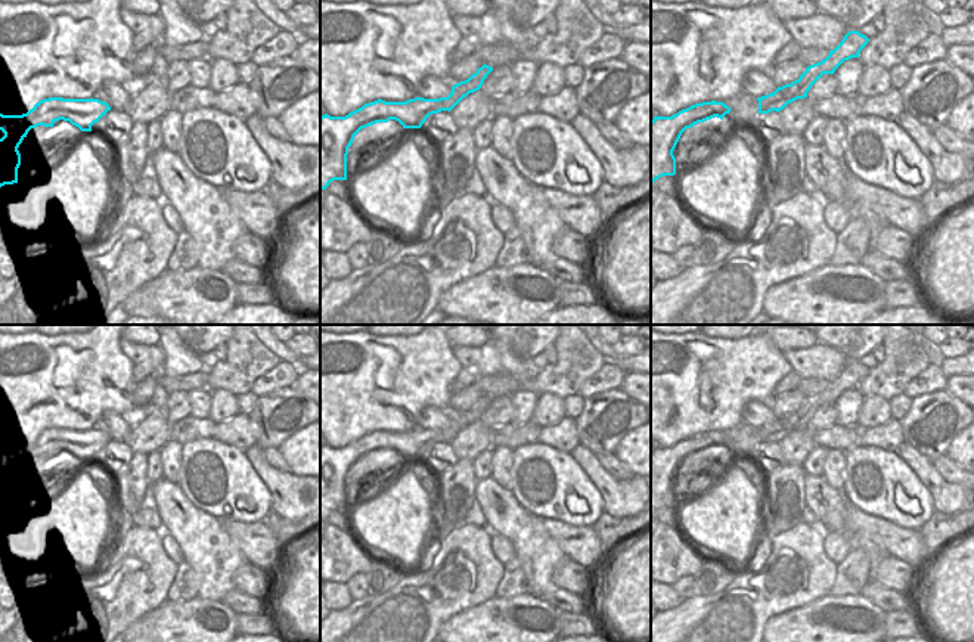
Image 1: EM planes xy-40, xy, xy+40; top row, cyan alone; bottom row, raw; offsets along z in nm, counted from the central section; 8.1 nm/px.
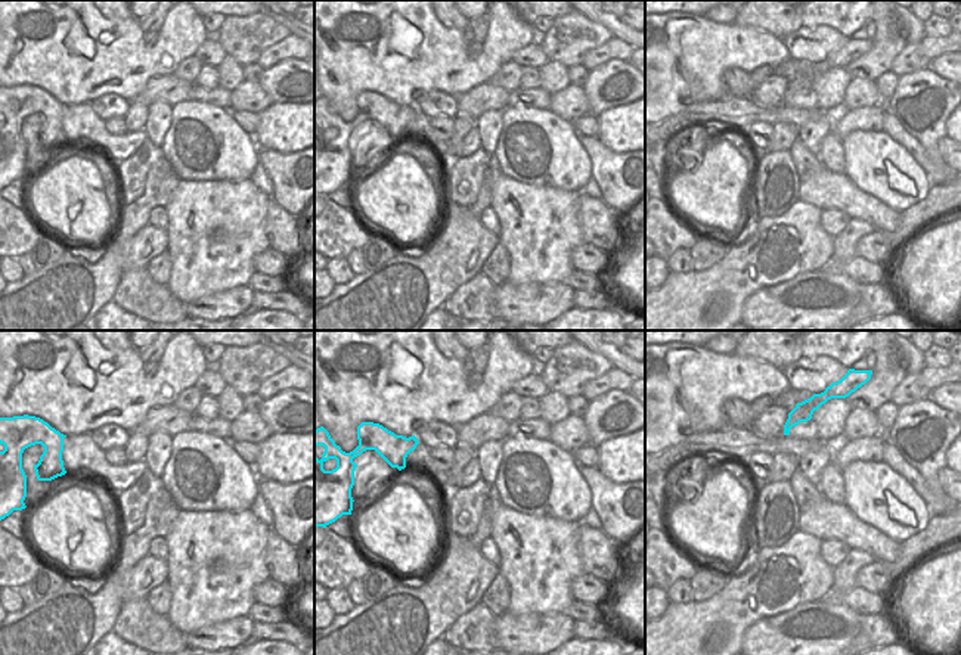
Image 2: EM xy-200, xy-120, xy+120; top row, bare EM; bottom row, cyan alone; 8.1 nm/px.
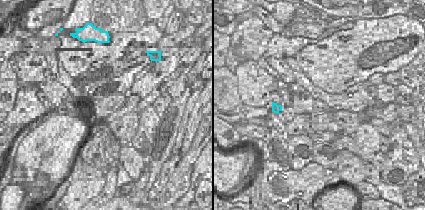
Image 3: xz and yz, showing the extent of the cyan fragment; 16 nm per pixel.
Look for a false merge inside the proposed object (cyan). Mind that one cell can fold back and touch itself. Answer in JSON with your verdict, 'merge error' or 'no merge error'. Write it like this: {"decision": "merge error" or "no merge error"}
{"decision": "no merge error"}

